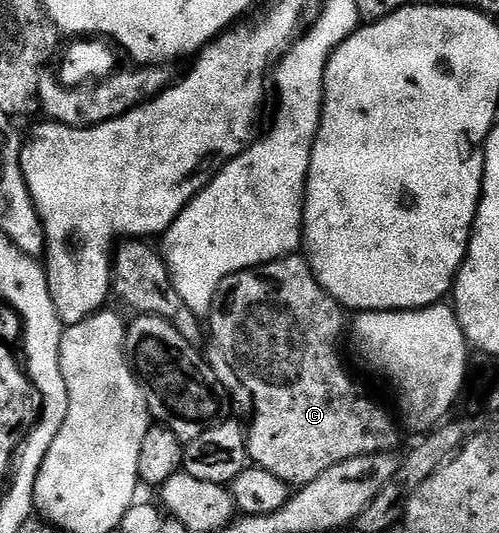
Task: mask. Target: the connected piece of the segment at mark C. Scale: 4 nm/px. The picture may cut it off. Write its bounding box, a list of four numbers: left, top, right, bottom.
[209,254,400,486]

